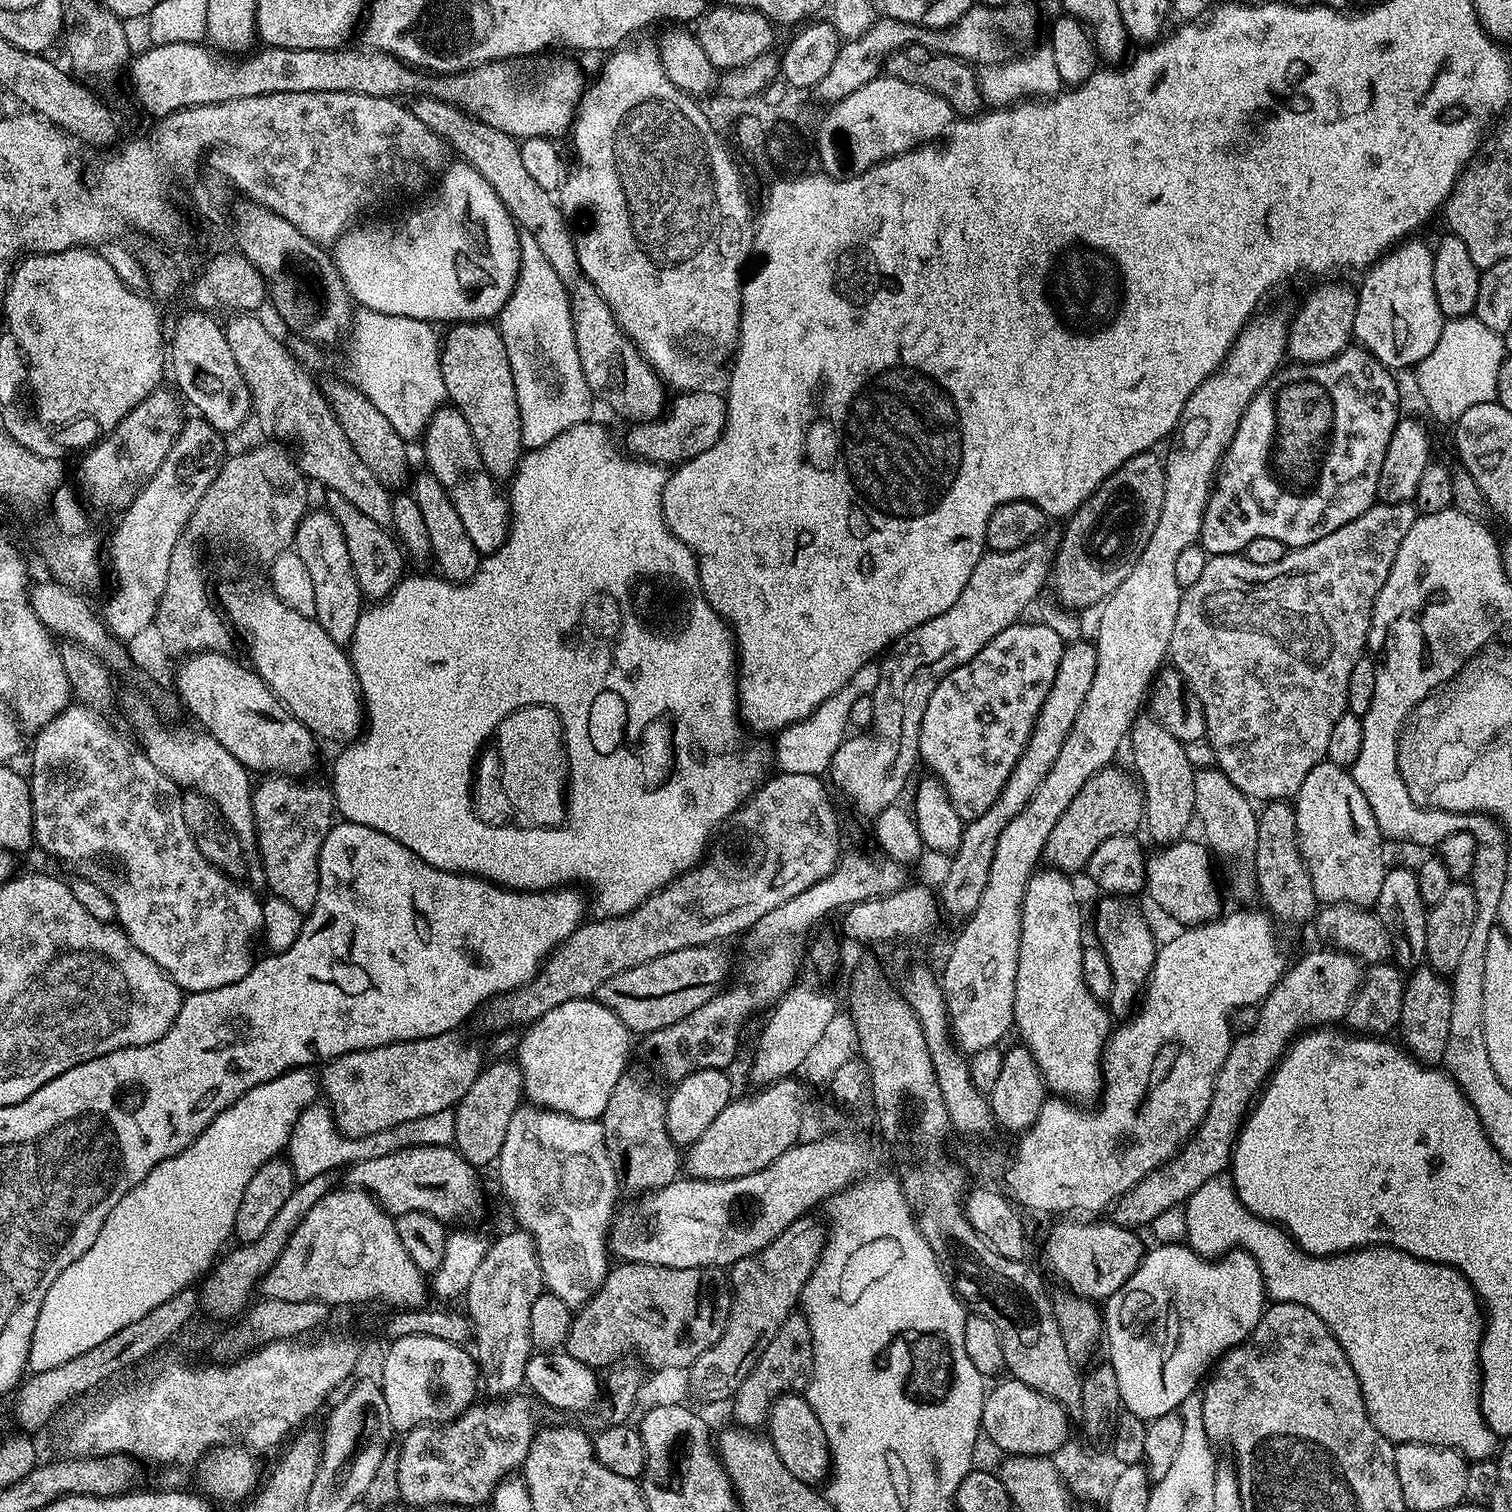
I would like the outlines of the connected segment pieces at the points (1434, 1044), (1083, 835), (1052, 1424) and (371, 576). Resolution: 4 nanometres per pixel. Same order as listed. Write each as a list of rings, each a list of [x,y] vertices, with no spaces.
[[[1427,966],[1411,969],[1410,975],[1404,981],[1398,1033],[1400,1032],[1399,1039],[1408,1055],[1417,1062],[1425,1066],[1443,1065],[1446,1038],[1450,1038],[1451,1005],[1452,985],[1441,973]]]
[[[1117,766],[1103,768],[1082,790],[1078,790],[1074,802],[1066,806],[1066,814],[1058,818],[1054,830],[1050,830],[1043,859],[1049,860],[1057,872],[1083,873],[1090,862],[1090,854],[1106,842],[1106,838],[1133,835],[1144,823],[1144,790],[1131,771],[1123,772]]]
[[[1005,1378],[1001,1384],[996,1384],[987,1389],[982,1406],[982,1418],[980,1427],[985,1437],[989,1436],[998,1447],[1001,1453],[1009,1456],[1026,1455],[1026,1456],[1049,1456],[1059,1450],[1063,1443],[1070,1439],[1068,1433],[1068,1416],[1064,1405],[1059,1404],[1056,1400],[1051,1400],[1046,1394],[1042,1394],[1026,1386],[1022,1382]]]
[[[332,494],[327,497],[327,511],[342,528],[342,534],[346,534],[346,550],[350,550],[350,562],[354,566],[354,578],[358,578],[361,597],[369,601],[379,602],[385,599],[400,583],[405,575],[406,557],[393,533],[387,528],[378,526],[374,518],[366,518],[354,502],[346,502],[346,498]]]

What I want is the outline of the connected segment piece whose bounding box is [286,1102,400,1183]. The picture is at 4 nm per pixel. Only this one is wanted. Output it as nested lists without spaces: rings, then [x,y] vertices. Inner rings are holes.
[[[317,1102],[311,1104],[298,1116],[291,1130],[291,1137],[288,1139],[286,1158],[297,1183],[310,1181],[311,1178],[335,1171],[340,1166],[344,1168],[358,1161],[385,1157],[386,1154],[394,1152],[399,1147],[397,1135],[399,1135],[397,1131],[388,1129],[364,1136],[362,1139],[350,1139],[341,1134],[327,1103]]]

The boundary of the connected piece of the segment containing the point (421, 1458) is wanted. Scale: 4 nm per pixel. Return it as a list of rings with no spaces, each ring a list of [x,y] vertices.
[[[513,1394],[492,1398],[487,1402],[489,1404],[473,1402],[461,1416],[454,1417],[449,1423],[424,1424],[420,1428],[413,1428],[403,1437],[404,1442],[399,1445],[397,1472],[401,1501],[405,1500],[416,1508],[432,1508],[435,1504],[457,1504],[460,1508],[472,1508],[475,1504],[487,1505],[497,1482],[523,1469],[530,1442],[538,1431],[536,1412],[532,1409],[533,1401],[527,1395]]]

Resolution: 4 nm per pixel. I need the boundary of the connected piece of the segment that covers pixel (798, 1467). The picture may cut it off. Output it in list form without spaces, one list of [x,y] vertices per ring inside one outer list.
[[[785,1394],[773,1400],[768,1408],[767,1428],[767,1439],[772,1441],[778,1458],[782,1458],[782,1466],[786,1466],[786,1470],[790,1470],[794,1478],[813,1486],[819,1485],[825,1479],[830,1468],[828,1444],[814,1410],[803,1395]]]

